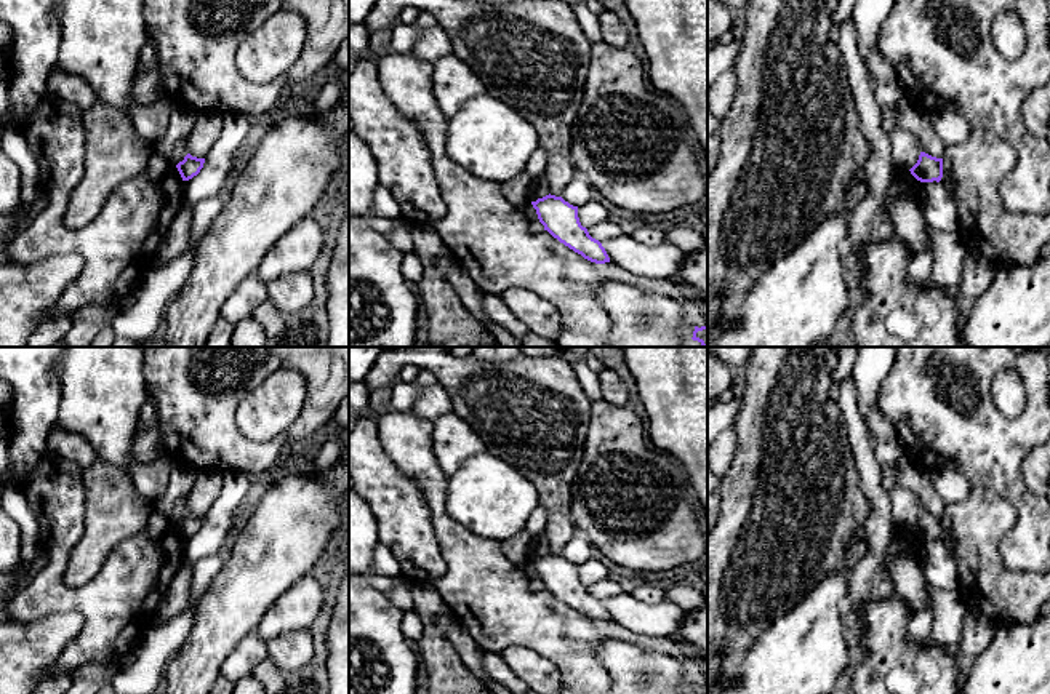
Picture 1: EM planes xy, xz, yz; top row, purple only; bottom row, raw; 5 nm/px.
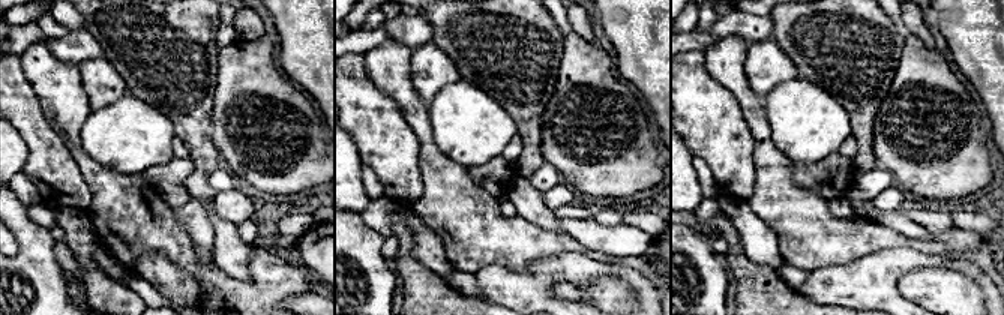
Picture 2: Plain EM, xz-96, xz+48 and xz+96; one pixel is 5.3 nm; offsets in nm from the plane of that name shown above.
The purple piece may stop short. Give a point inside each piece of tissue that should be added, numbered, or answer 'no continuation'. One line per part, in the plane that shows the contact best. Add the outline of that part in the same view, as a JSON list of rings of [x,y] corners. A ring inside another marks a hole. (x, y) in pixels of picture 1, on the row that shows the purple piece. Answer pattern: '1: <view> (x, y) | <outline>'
no continuation

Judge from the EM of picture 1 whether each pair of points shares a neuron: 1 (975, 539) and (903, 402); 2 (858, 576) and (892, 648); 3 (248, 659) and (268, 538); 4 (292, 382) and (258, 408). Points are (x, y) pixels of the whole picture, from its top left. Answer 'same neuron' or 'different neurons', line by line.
1: different neurons
2: different neurons
3: different neurons
4: same neuron

